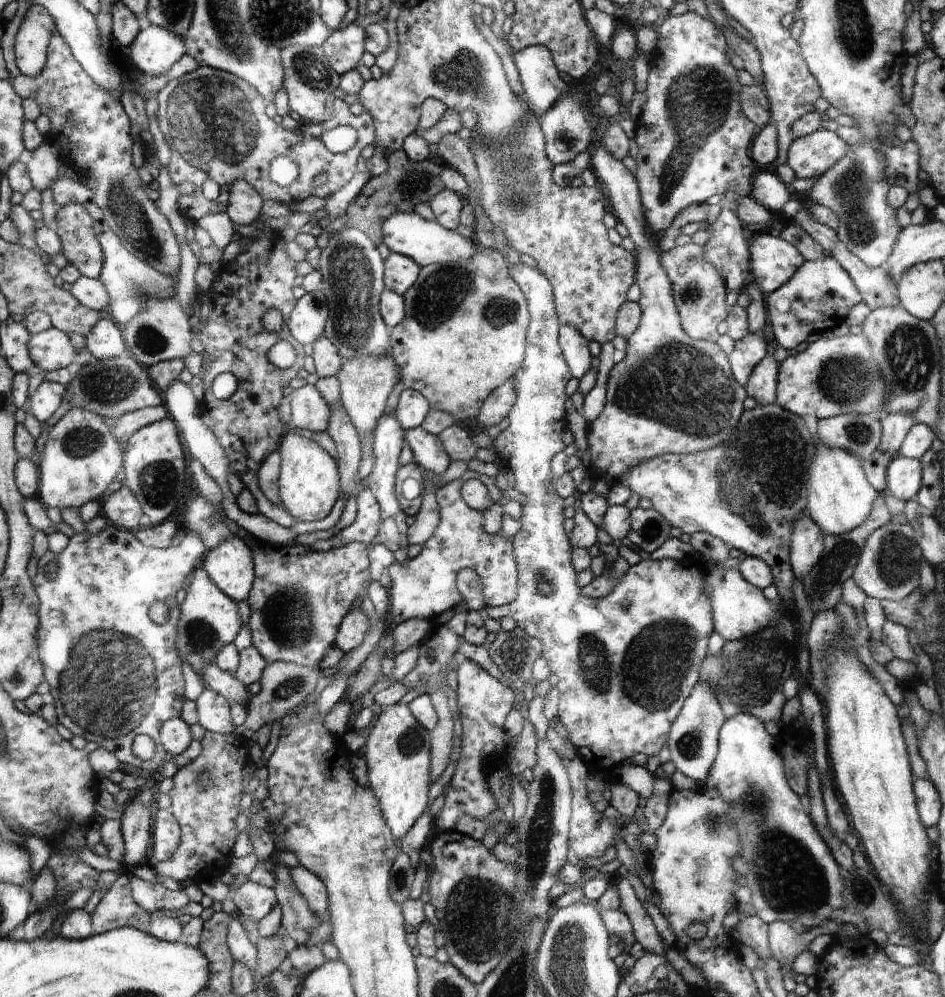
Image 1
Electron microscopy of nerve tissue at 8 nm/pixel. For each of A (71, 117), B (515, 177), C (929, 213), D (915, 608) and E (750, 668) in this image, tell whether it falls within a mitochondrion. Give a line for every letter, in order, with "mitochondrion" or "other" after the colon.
A: mitochondrion
B: mitochondrion
C: other
D: mitochondrion
E: mitochondrion

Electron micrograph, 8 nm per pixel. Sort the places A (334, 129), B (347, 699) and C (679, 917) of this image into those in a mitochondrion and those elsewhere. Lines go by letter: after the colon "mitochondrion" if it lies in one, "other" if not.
A: other
B: other
C: other

